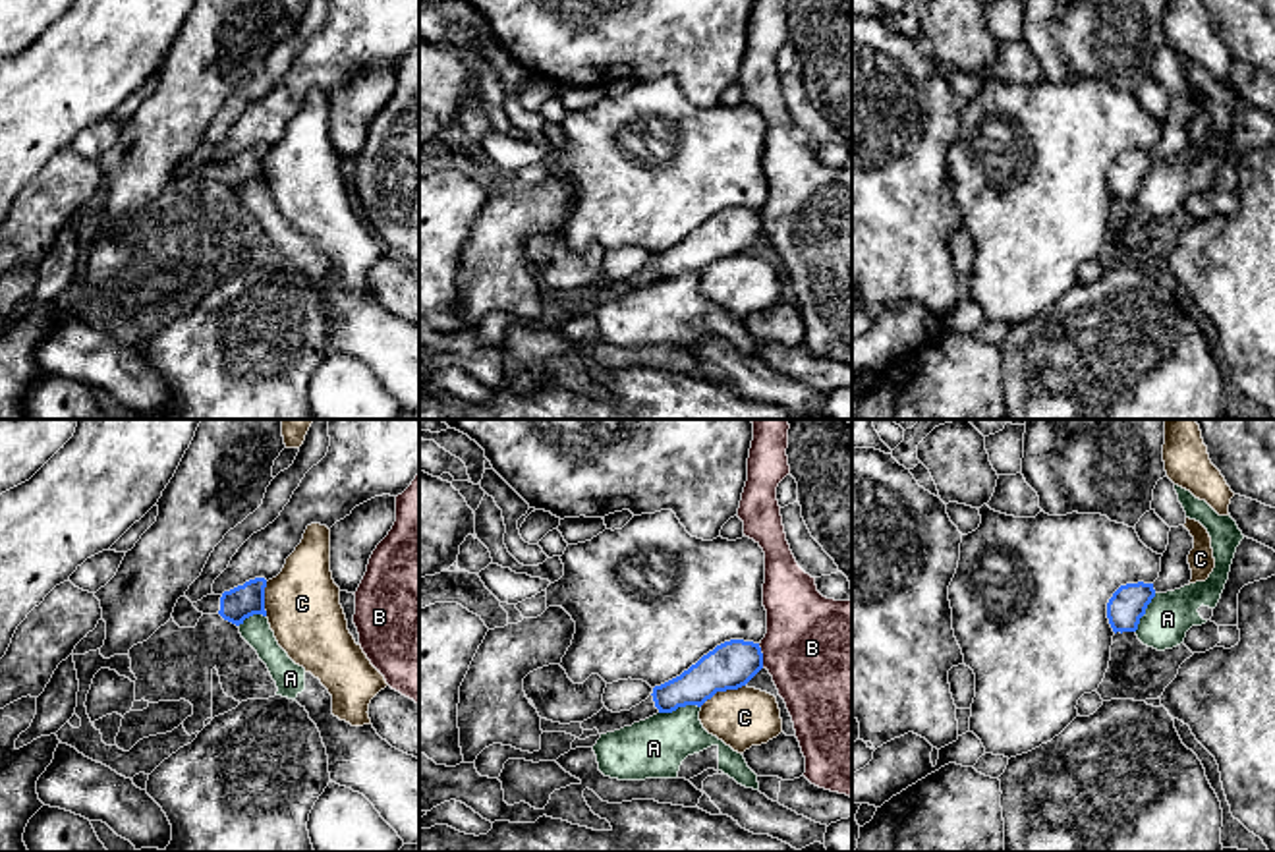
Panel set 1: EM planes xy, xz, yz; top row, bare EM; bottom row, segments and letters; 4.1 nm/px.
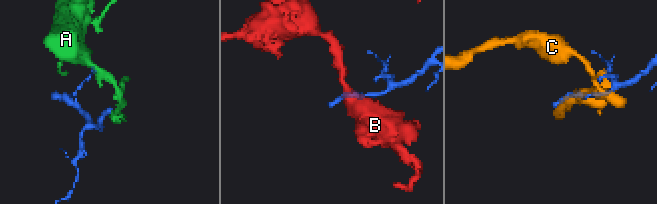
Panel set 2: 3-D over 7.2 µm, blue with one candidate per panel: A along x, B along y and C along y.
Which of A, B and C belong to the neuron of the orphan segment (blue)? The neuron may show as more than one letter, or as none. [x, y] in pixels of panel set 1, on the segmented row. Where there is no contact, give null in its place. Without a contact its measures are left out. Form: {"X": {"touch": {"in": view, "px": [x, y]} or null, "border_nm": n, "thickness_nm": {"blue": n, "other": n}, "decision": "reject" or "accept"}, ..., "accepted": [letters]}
{"A": {"touch": {"in": "xz", "px": [679, 706]}, "border_nm": 180, "thickness_nm": {"blue": 180, "other": 260}, "decision": "reject"}, "B": {"touch": {"in": "xz", "px": [762, 655]}, "border_nm": 110, "thickness_nm": {"blue": 200, "other": 460}, "decision": "reject"}, "C": {"touch": {"in": "xz", "px": [721, 690]}, "border_nm": 220, "thickness_nm": {"blue": 200, "other": 240}, "decision": "reject"}, "accepted": []}

